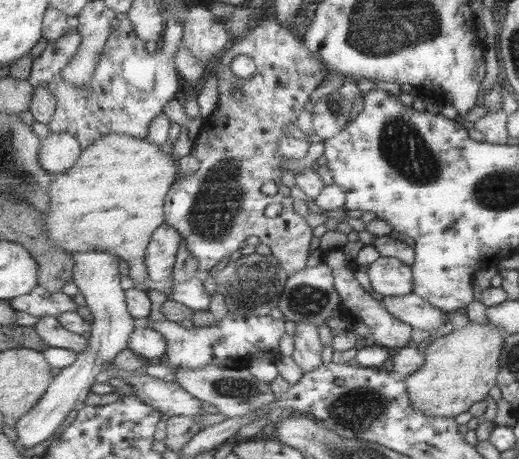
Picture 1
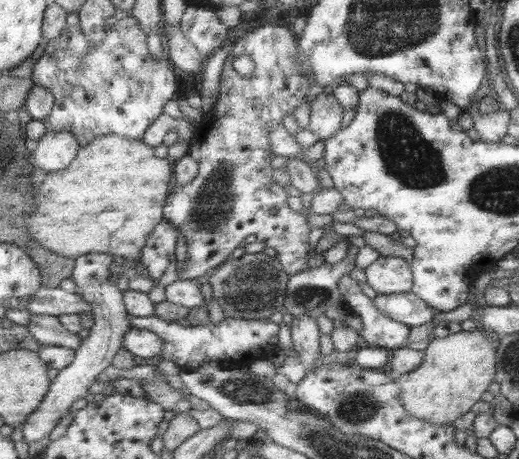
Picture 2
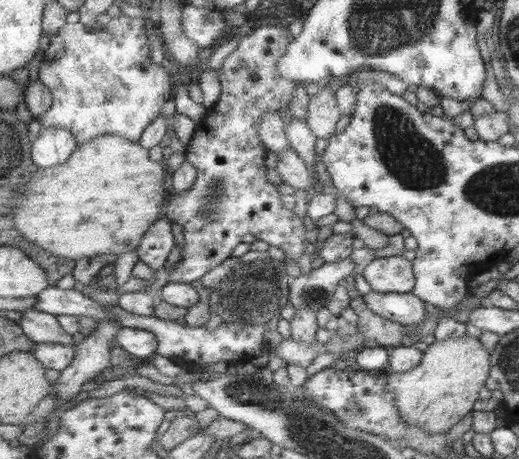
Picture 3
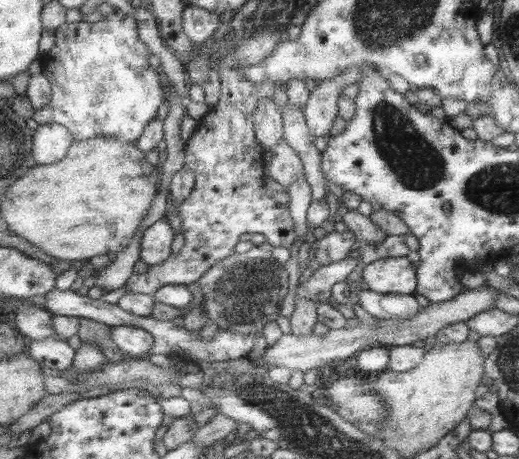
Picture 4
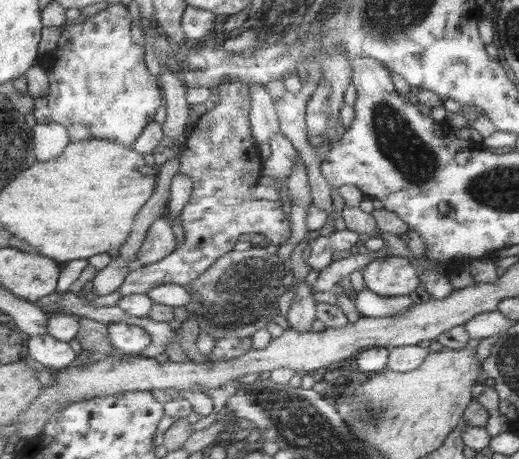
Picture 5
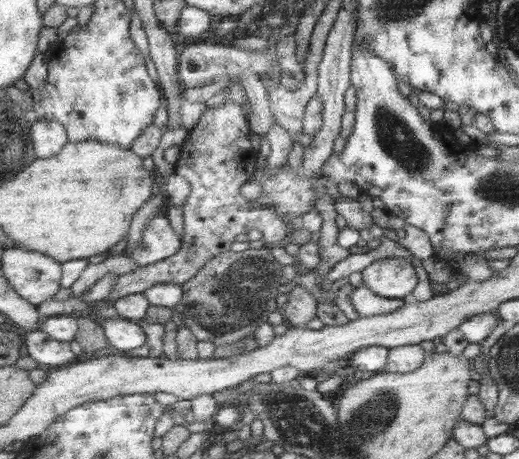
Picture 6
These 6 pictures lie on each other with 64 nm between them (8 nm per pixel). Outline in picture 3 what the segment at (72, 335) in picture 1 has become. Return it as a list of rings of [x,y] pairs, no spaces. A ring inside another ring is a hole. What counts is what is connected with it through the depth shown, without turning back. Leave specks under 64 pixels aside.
[[[31,307],[27,309],[17,322],[25,334],[36,343],[61,343],[74,345],[73,336],[67,334],[58,322],[58,316]]]

